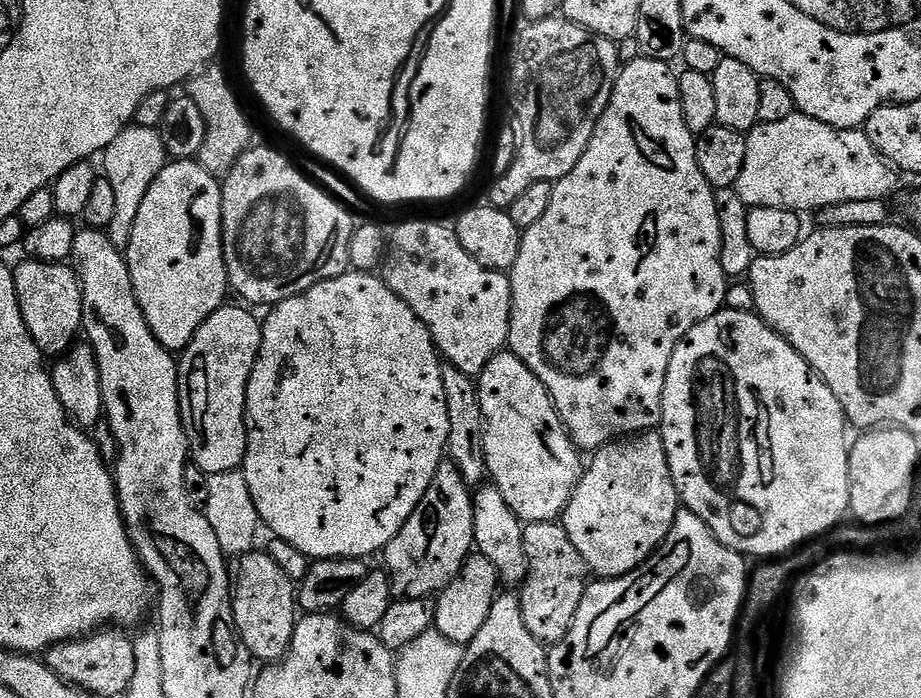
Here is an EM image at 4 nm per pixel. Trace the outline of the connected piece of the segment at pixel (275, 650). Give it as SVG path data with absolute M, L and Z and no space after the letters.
M253 550L239 557L234 568L232 622L243 651L260 662L279 662L288 653L298 619L298 588L267 551Z

